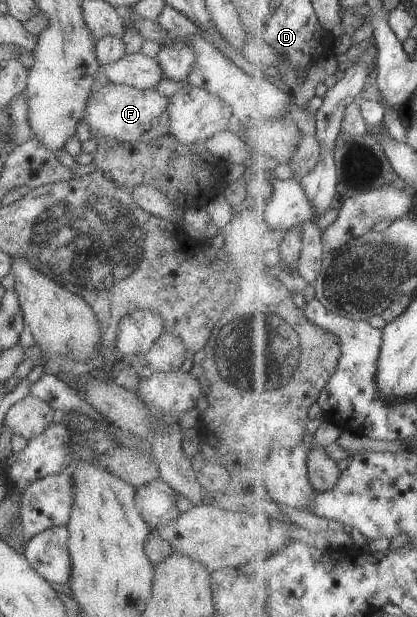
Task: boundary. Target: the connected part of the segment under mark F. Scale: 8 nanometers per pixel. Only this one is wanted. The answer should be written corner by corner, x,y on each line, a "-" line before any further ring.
106,81
94,94
87,98
83,118
93,138
112,138
125,144
153,141
167,134
168,114
166,106
170,97
158,93
155,89
137,88

